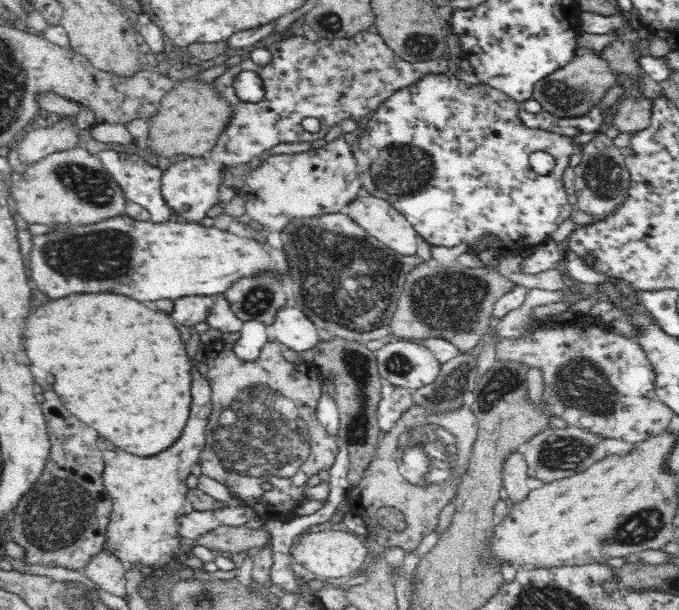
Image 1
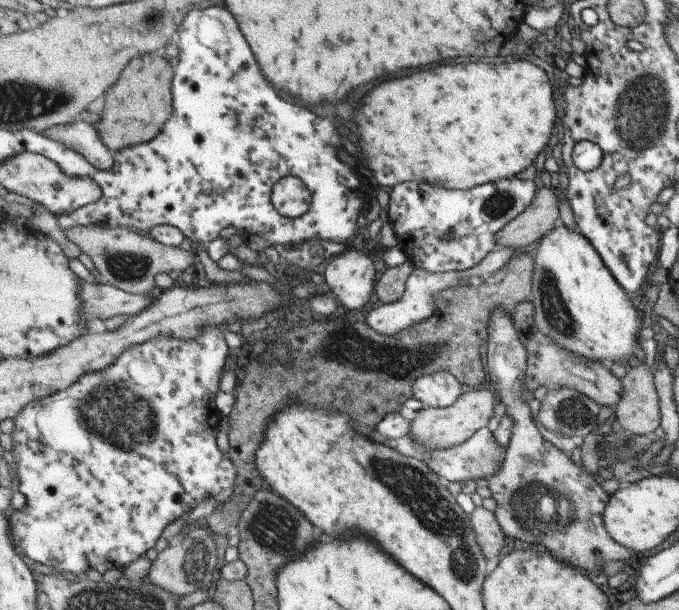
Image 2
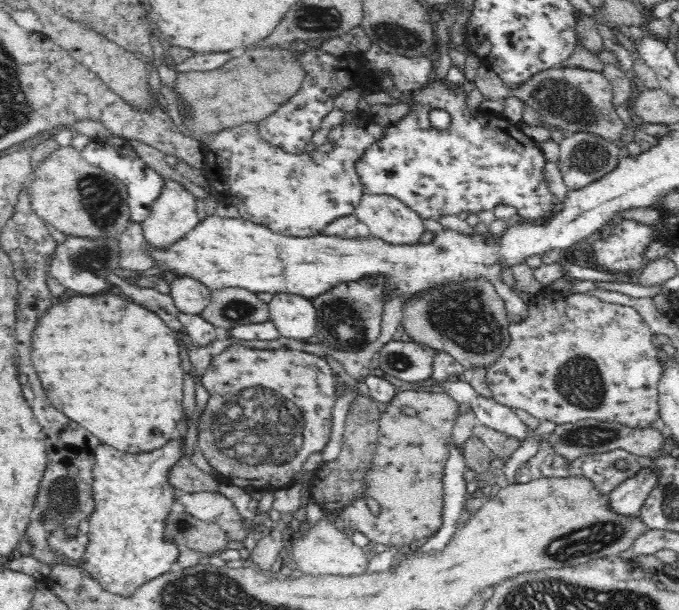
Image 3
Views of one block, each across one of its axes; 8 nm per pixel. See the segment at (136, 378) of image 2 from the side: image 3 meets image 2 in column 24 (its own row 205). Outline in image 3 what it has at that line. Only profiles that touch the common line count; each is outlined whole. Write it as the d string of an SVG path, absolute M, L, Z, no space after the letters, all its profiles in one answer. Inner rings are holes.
M431 81L413 92L410 112L398 122L384 128L382 140L374 142L356 161L355 171L359 176L364 193L390 195L414 207L423 219L438 220L448 214L464 215L492 210L498 203L516 208L517 216L544 220L552 210L554 196L546 188L542 169L546 159L538 142L527 137L518 126L510 125L501 116L486 110L472 112L467 106L463 90L446 89L442 82ZM442 109L451 116L448 128L436 129L430 125L429 112Z

